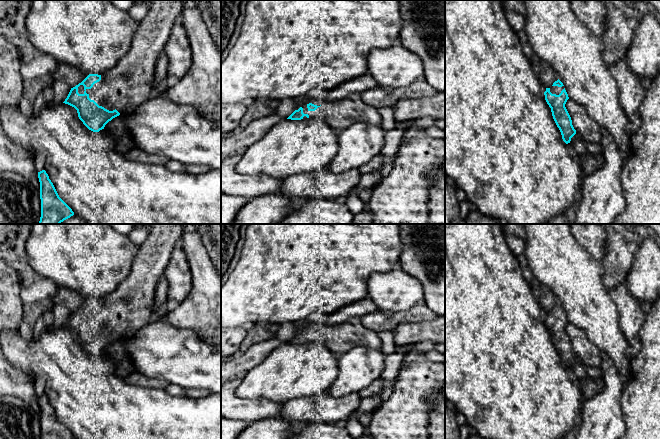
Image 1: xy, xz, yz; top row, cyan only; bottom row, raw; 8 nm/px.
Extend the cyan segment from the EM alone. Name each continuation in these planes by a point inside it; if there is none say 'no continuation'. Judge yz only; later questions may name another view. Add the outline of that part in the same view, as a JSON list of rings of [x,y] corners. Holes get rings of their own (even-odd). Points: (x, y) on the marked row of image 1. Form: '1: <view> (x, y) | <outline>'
1: yz (556, 90) | [[[551,86],[549,87],[550,88],[550,92],[552,94],[556,94],[556,95],[559,95],[561,93],[561,91],[564,89],[564,86],[562,87],[558,87],[558,86]]]

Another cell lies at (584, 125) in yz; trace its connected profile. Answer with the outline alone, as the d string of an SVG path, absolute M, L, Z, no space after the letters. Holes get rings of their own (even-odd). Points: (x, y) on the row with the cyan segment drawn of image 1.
M571 99L567 100L565 107L576 133L590 143L599 143L601 141L600 125L588 115L586 108Z

